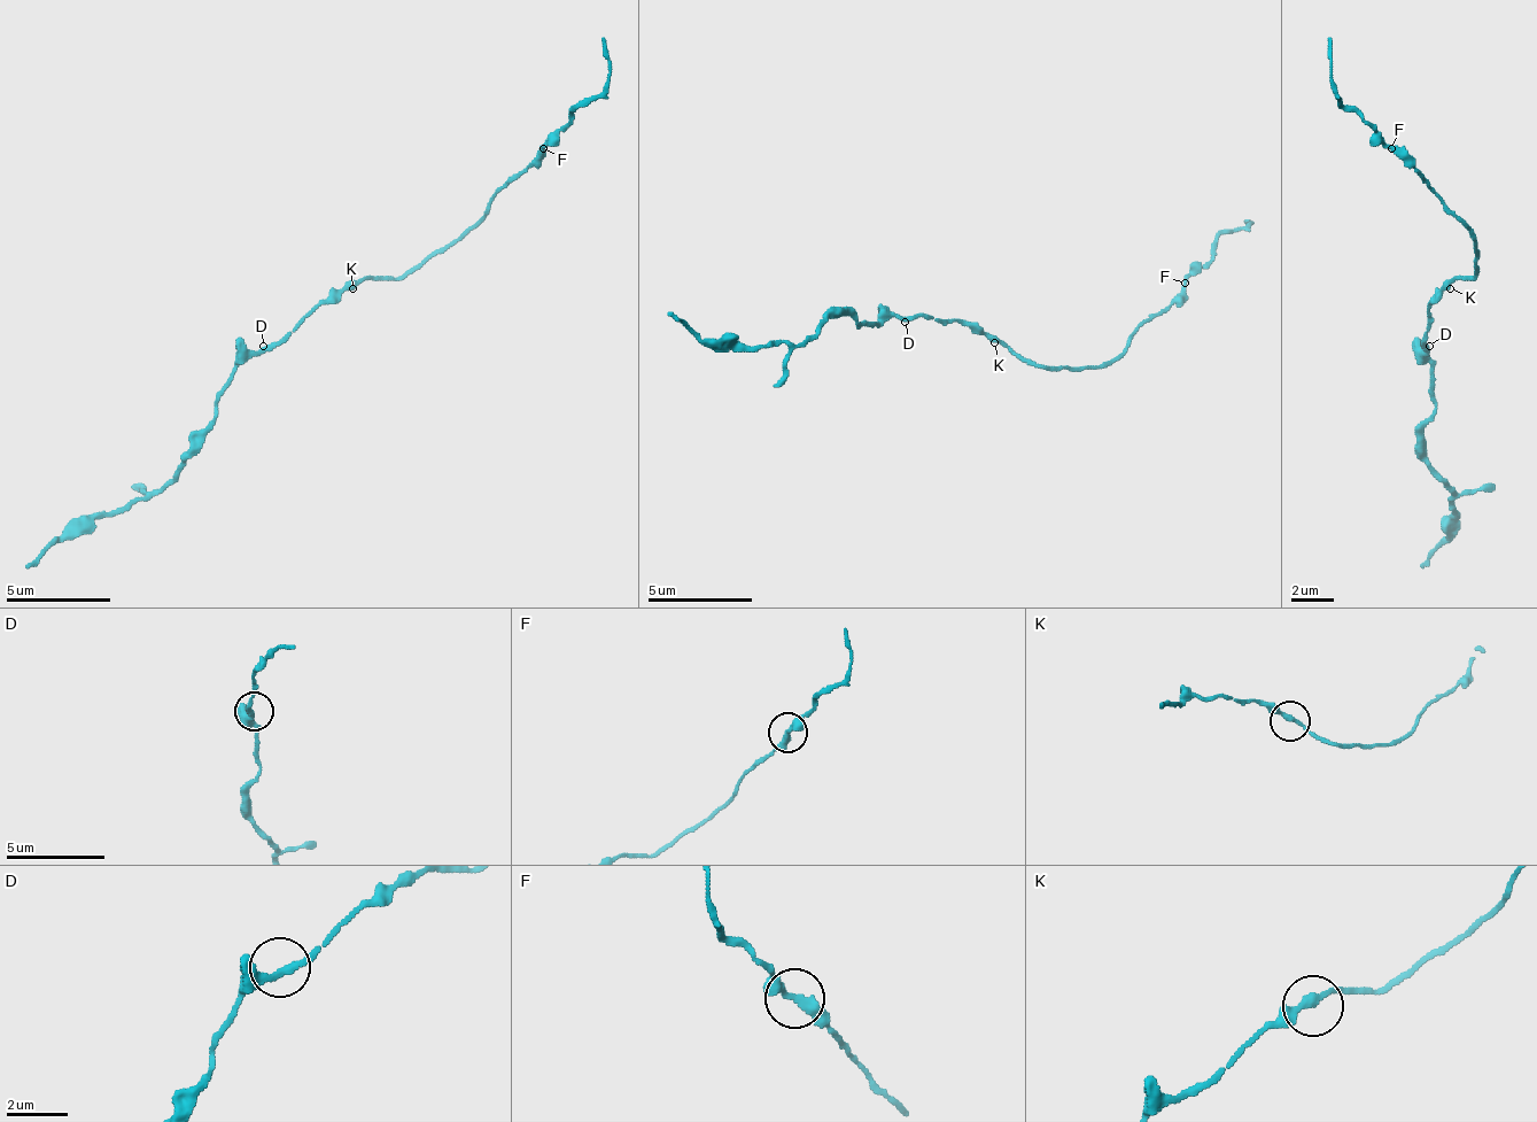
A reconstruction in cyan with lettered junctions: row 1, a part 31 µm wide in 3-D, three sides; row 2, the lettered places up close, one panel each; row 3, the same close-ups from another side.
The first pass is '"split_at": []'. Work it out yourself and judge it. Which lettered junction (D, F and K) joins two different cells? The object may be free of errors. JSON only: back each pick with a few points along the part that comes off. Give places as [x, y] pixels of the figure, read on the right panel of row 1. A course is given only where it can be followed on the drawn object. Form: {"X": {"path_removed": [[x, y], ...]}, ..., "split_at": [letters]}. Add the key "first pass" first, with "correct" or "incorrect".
{"first pass": "correct", "split_at": []}

